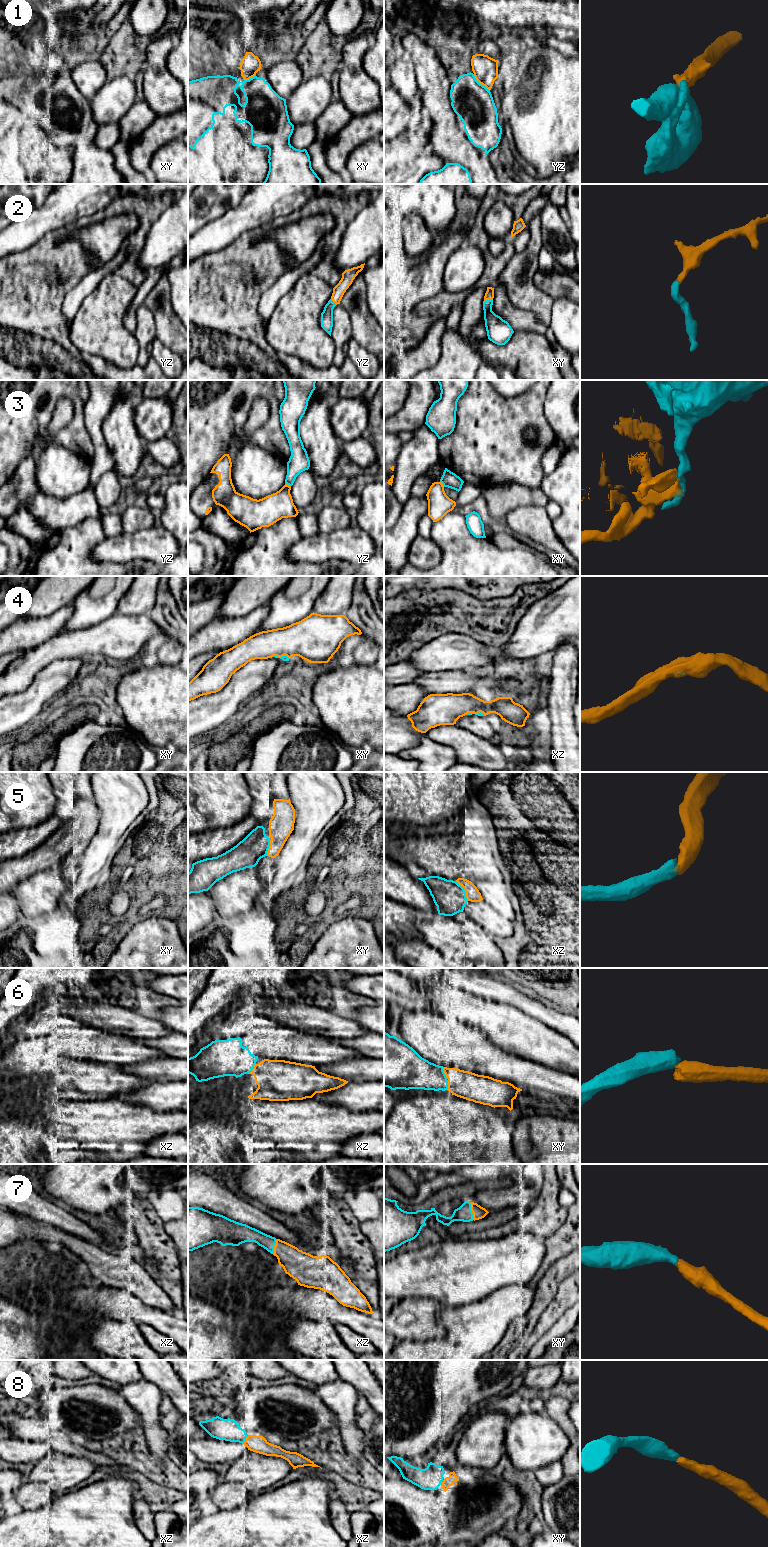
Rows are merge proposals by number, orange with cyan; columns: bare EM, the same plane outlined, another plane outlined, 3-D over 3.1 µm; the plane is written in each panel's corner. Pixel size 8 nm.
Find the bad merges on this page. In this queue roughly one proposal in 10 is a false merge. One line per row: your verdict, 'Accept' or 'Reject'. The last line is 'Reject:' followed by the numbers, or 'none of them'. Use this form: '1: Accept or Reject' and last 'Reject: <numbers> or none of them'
1: Accept
2: Accept
3: Reject
4: Accept
5: Accept
6: Accept
7: Accept
8: Accept
Reject: 3

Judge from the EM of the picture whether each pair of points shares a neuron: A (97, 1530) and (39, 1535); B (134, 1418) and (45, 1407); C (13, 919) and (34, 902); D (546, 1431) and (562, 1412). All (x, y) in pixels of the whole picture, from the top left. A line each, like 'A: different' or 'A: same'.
A: same
B: same
C: different
D: different

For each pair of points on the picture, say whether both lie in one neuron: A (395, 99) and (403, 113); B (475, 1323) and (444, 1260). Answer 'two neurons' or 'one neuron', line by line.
A: one neuron
B: two neurons

